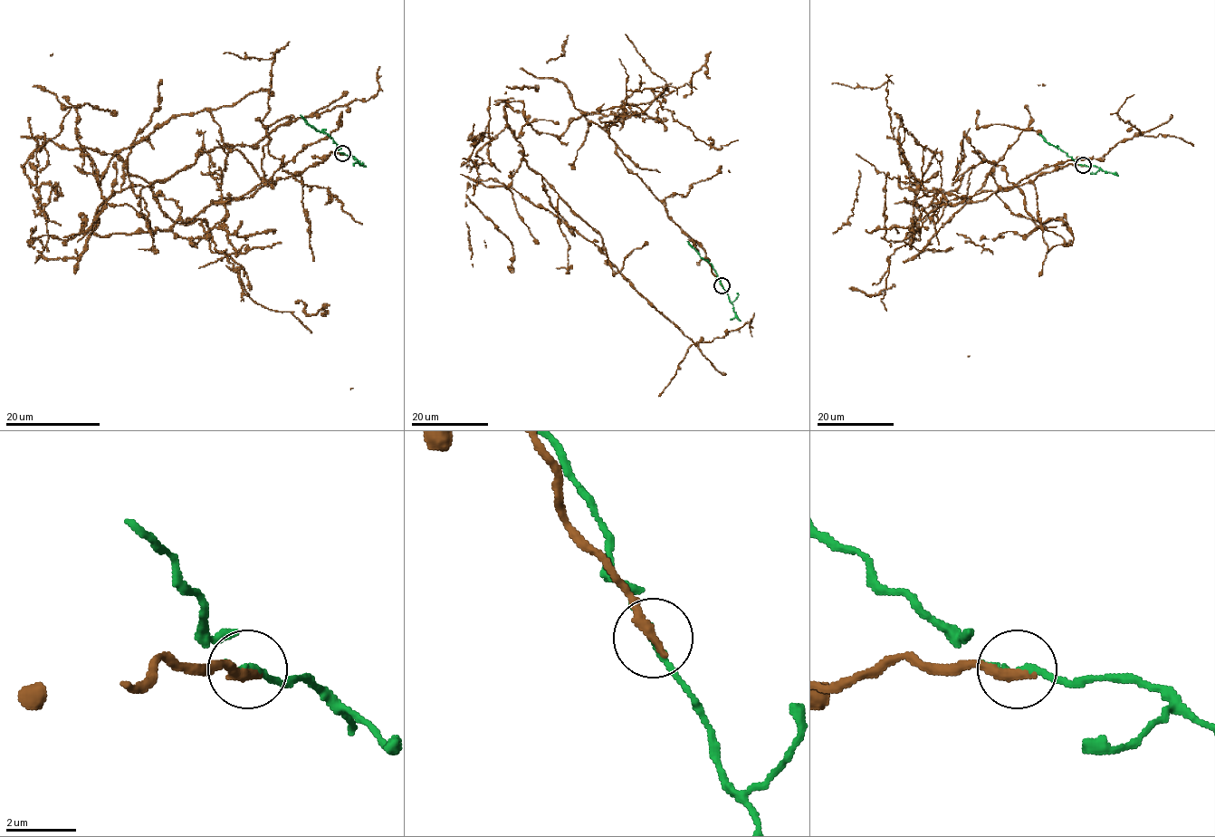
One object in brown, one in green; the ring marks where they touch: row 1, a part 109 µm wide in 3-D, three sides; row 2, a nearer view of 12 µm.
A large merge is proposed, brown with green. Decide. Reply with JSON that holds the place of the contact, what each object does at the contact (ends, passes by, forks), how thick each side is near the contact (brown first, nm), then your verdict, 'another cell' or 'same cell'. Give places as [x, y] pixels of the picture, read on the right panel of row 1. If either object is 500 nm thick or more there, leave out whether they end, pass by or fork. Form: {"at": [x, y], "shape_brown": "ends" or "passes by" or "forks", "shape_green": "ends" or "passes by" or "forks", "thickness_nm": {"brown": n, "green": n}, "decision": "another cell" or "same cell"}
{"at": [1083, 165], "shape_brown": "ends", "shape_green": "passes by", "thickness_nm": {"brown": 320, "green": 120}, "decision": "another cell"}

